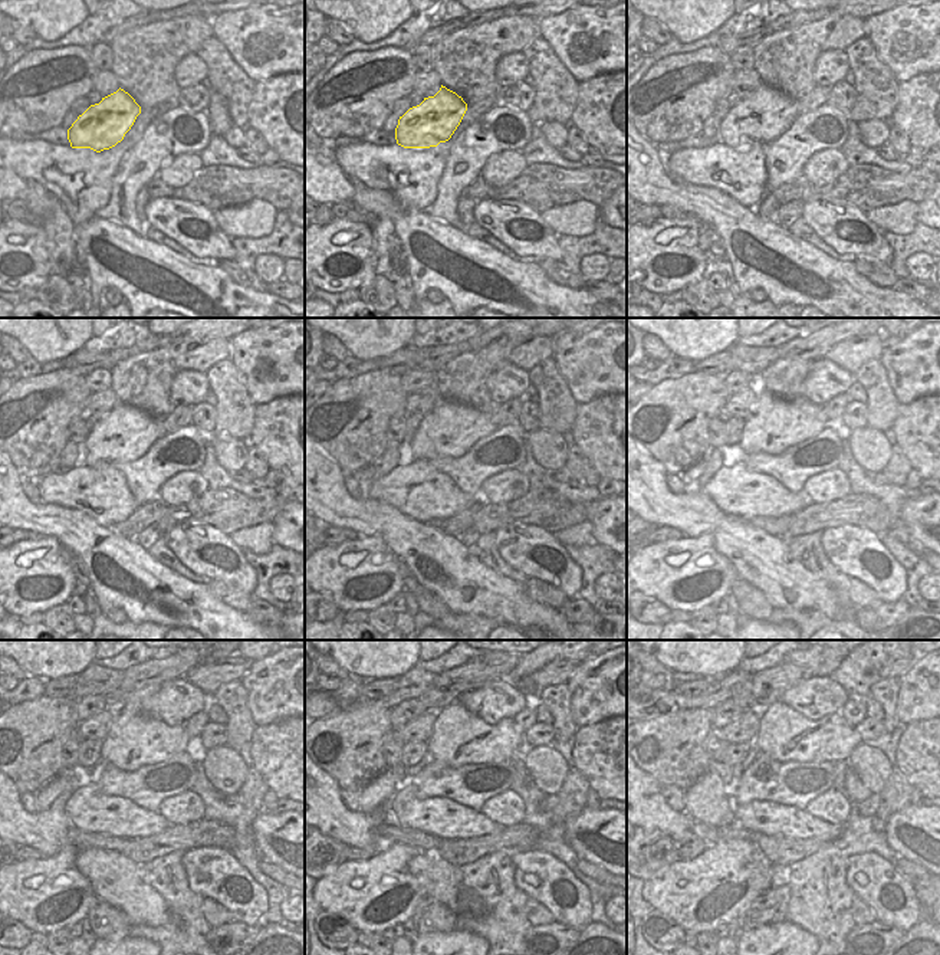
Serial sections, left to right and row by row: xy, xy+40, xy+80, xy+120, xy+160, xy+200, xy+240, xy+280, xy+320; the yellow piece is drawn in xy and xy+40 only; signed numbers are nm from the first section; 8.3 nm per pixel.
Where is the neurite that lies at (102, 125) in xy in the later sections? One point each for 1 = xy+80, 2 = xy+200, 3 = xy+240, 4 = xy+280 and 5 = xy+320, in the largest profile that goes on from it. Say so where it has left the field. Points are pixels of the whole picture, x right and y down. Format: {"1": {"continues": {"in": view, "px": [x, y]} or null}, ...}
{"1": {"continues": {"in": "xy+80", "px": [756, 121]}}, "2": {"continues": {"in": "xy+200", "px": [778, 417]}}, "3": {"continues": {"in": "xy+240", "px": [134, 739]}}, "4": {"continues": {"in": "xy+280", "px": [459, 737]}}, "5": {"continues": {"in": "xy+320", "px": [781, 734]}}}

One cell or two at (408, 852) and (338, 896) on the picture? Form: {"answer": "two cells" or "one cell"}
{"answer": "one cell"}

